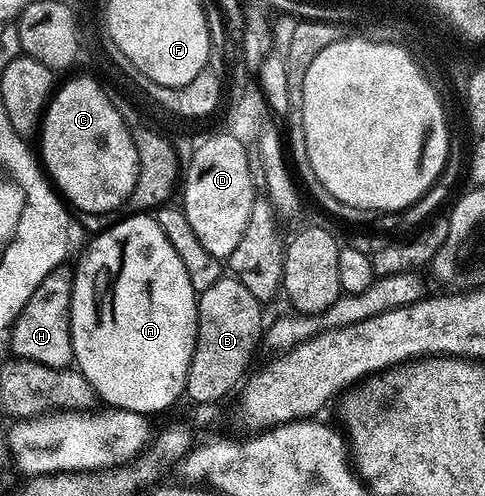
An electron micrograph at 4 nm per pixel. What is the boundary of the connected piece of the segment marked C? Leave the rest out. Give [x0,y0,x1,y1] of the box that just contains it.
[38,78,140,214]

